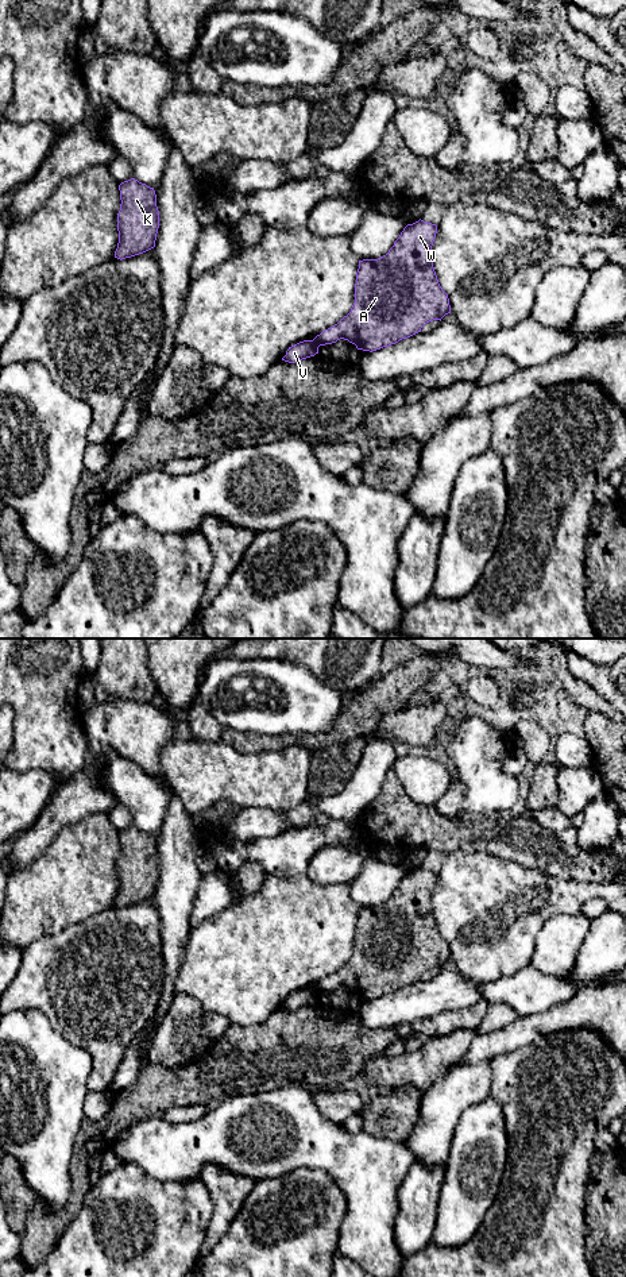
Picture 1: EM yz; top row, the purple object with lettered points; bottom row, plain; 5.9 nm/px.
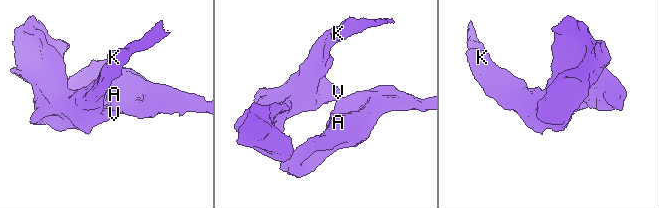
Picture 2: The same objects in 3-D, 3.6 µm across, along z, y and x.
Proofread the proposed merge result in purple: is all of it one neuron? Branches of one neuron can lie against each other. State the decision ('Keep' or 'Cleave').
Cleave

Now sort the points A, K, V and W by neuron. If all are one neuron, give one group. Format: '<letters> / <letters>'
A W / K V

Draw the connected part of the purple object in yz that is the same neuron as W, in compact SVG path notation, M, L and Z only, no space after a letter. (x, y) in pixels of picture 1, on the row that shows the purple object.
M420 219L403 228L386 255L359 261L351 312L313 342L320 347L344 339L372 352L451 313L432 262L436 234L436 224Z

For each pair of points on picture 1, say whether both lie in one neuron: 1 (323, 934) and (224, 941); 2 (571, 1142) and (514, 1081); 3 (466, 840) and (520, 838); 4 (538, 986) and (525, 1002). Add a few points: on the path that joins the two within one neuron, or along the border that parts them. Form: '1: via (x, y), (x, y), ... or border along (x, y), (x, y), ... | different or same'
1: via (298, 934), (290, 934), (277, 942), (248, 942) | same
2: via (556, 1127), (552, 1119), (529, 1096) | same
3: via (479, 838), (506, 838) | same
4: via (534, 990), (526, 998) | same

